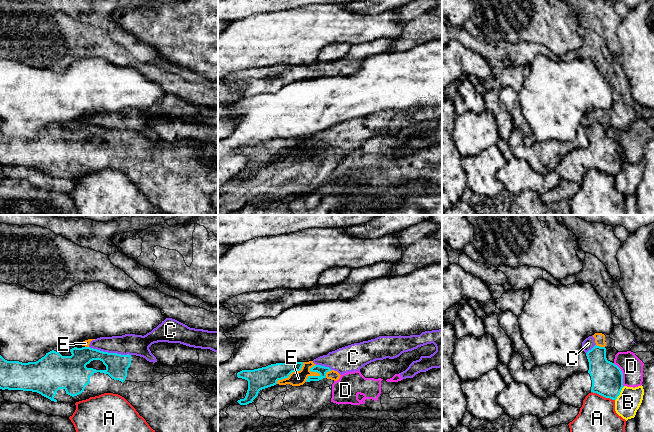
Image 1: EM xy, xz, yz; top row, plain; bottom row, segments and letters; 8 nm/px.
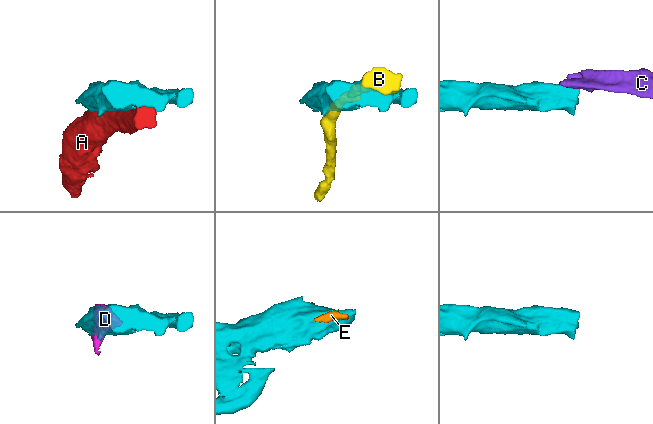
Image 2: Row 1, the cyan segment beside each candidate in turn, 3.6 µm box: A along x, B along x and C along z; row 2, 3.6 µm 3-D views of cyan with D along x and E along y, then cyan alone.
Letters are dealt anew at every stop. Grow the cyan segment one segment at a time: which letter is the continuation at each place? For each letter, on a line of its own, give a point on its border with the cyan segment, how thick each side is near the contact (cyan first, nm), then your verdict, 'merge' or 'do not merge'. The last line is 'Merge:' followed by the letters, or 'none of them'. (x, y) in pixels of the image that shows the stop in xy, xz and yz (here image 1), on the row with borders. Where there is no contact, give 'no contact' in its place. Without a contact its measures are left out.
A: yz (603, 396) | 260/280 nm | do not merge
B: yz (619, 393) | 260/190 nm | do not merge
C: xy (110, 353) | 180/170 nm | do not merge
D: yz (622, 374) | 260/180 nm | do not merge
E: xz (319, 373) | 80/110 nm | do not merge
Merge: none of them

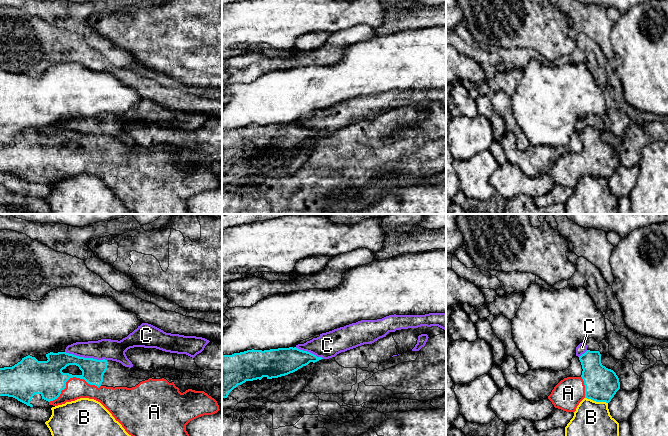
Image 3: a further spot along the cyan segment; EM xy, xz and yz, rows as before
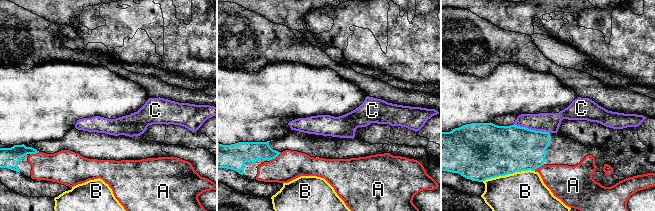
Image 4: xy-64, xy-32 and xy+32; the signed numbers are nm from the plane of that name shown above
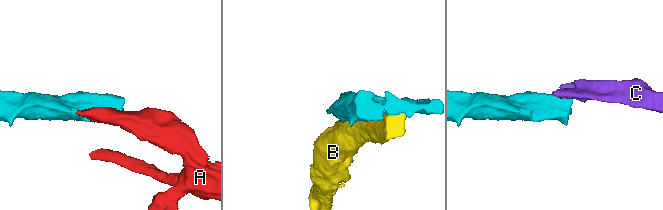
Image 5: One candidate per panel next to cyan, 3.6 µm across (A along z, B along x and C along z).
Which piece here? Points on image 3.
A: xy (71, 377) | 280/170 nm | merge
B: yz (596, 401) | 280/280 nm | do not merge
C: xy (86, 358) | 180/170 nm | do not merge
Merge: A

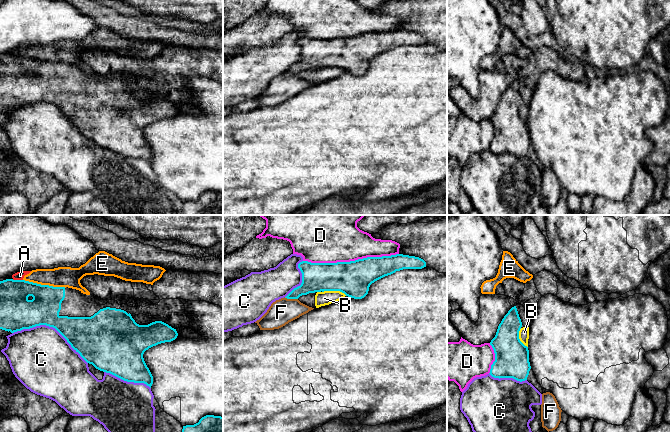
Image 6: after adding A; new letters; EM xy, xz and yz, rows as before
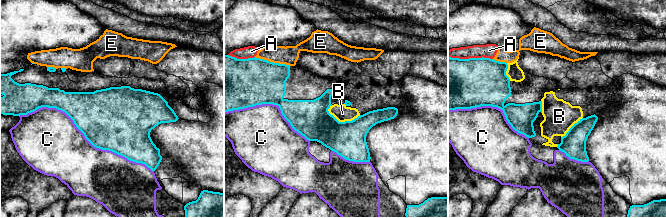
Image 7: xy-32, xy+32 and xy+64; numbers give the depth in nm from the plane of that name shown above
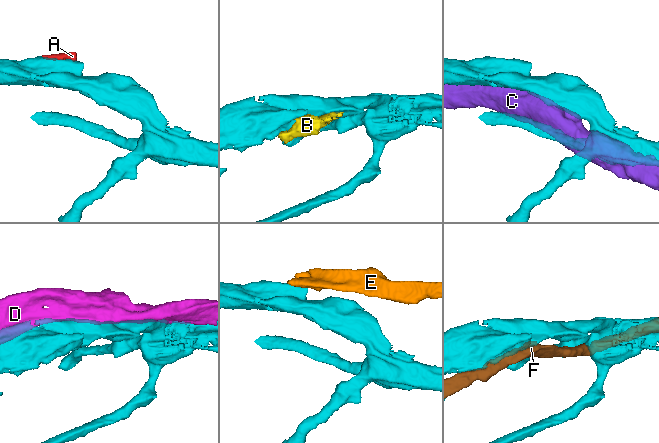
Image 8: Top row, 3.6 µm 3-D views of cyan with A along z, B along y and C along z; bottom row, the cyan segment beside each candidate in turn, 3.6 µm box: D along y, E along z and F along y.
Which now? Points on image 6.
A: xy (17, 280) | 280/70 nm | do not merge
B: xz (334, 290) | 280/110 nm | do not merge
C: xy (51, 326) | 260/460 nm | do not merge
D: xz (350, 261) | 280/420 nm | do not merge
E: xy (44, 285) | 240/160 nm | do not merge
F: xz (291, 298) | 220/200 nm | do not merge
Merge: none of them

